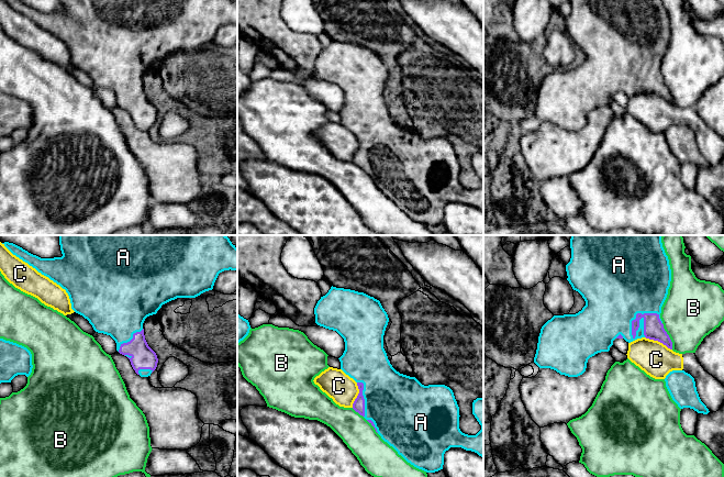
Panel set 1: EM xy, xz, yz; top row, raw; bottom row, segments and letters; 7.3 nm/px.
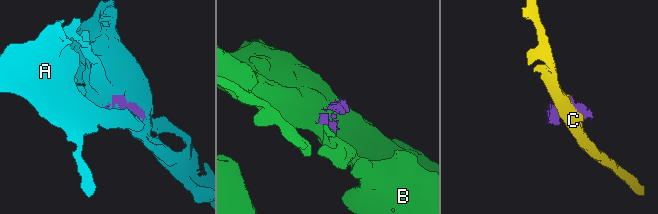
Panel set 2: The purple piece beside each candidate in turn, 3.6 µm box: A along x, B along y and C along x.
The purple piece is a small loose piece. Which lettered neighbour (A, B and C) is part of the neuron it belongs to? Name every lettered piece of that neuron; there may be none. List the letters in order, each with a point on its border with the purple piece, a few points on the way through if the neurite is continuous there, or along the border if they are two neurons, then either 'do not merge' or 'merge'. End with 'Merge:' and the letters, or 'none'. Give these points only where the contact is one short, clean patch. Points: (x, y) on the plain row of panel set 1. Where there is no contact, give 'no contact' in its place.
A: yz (638, 67) | merge
B: yz (668, 90) | do not merge
C: yz (658, 95) | do not merge
Merge: A

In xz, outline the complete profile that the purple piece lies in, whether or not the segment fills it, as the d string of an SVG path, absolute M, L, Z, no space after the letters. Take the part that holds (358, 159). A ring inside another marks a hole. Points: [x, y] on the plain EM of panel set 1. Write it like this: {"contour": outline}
{"contour": "M331 41L328 46L321 51L314 62L315 77L328 84L336 85L345 96L345 104L338 112L341 123L353 132L358 140L359 147L353 157L353 163L363 169L399 209L414 221L426 226L443 223L444 208L450 201L461 201L477 207L483 212L483 152L472 156L472 168L481 179L476 189L468 189L459 182L459 160L453 144L445 138L422 138L415 131L397 125L383 102L383 89L389 71L379 54L364 46L350 43Z"}

